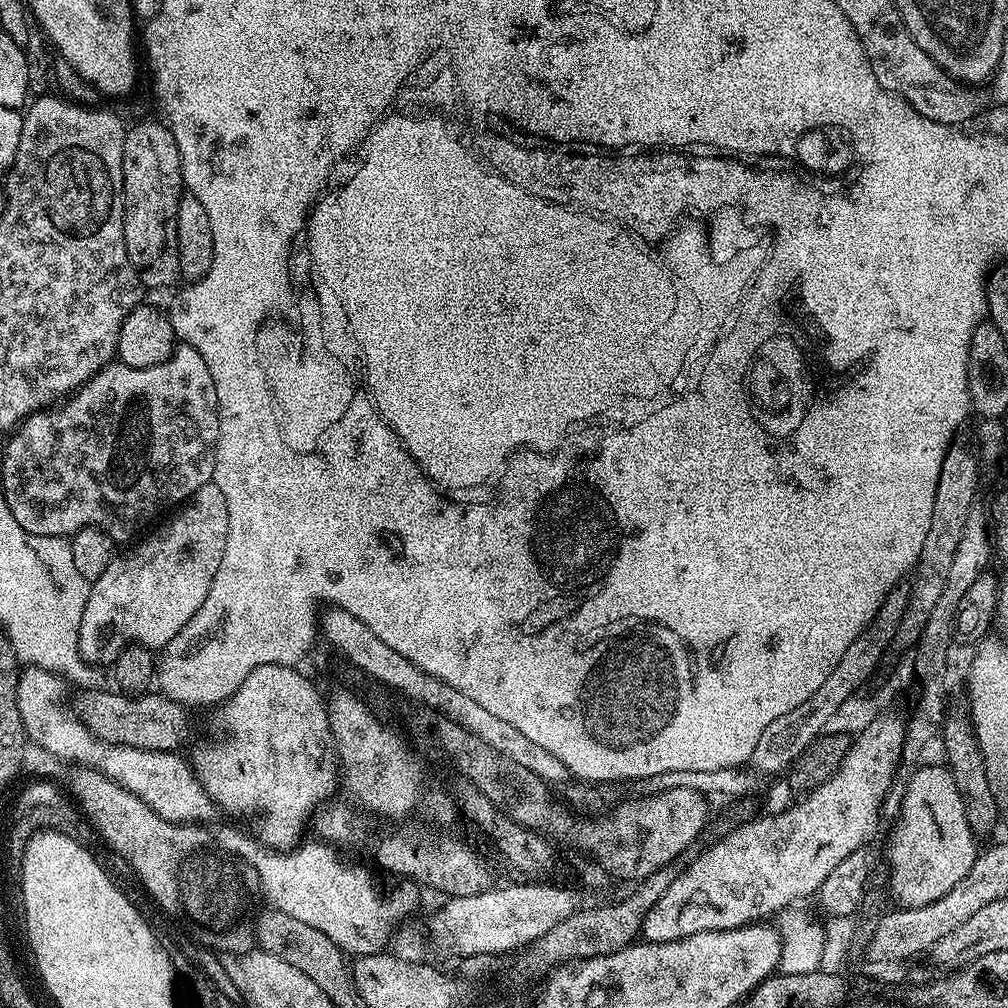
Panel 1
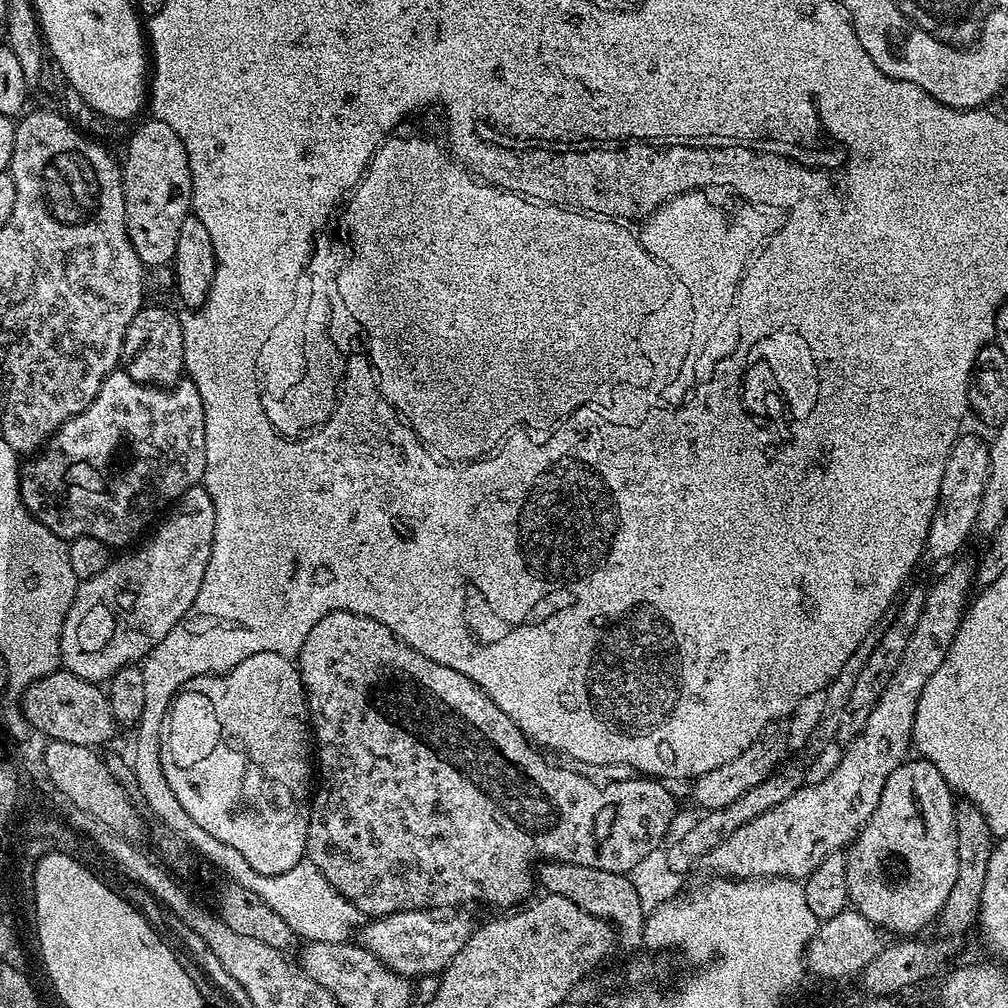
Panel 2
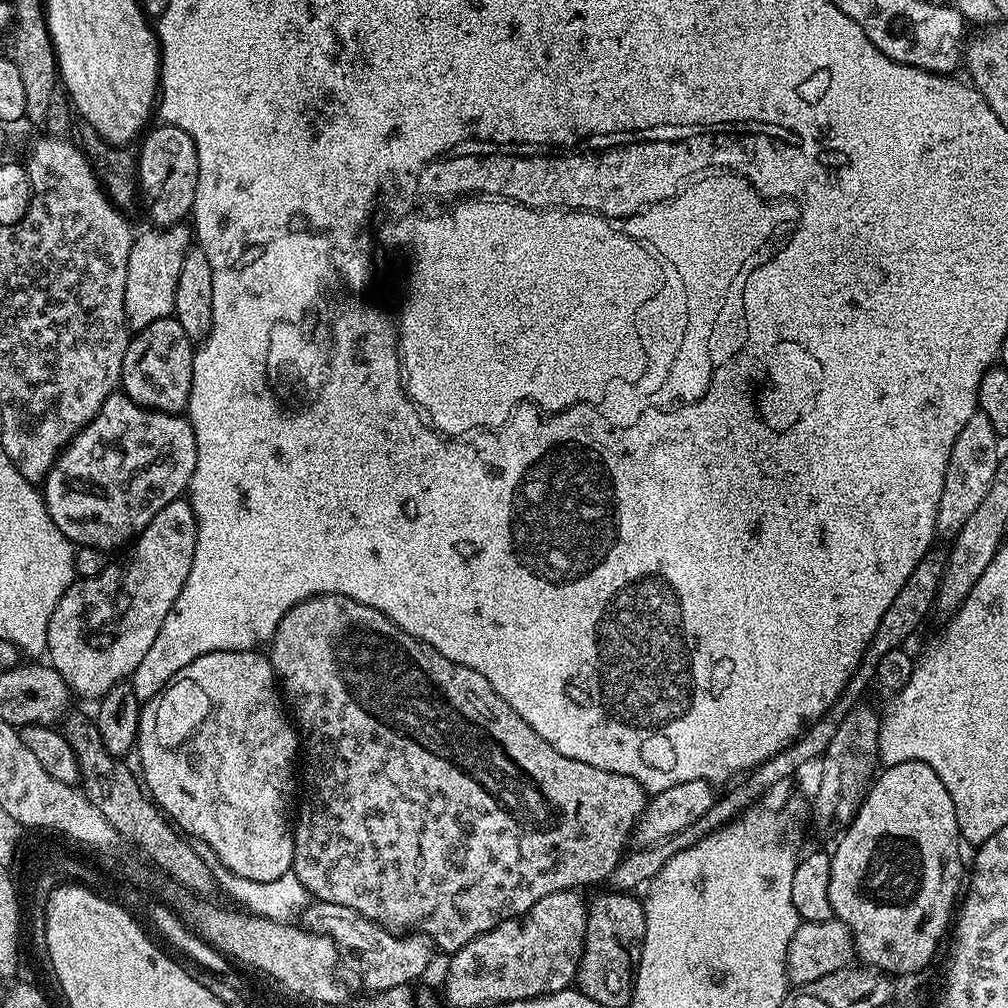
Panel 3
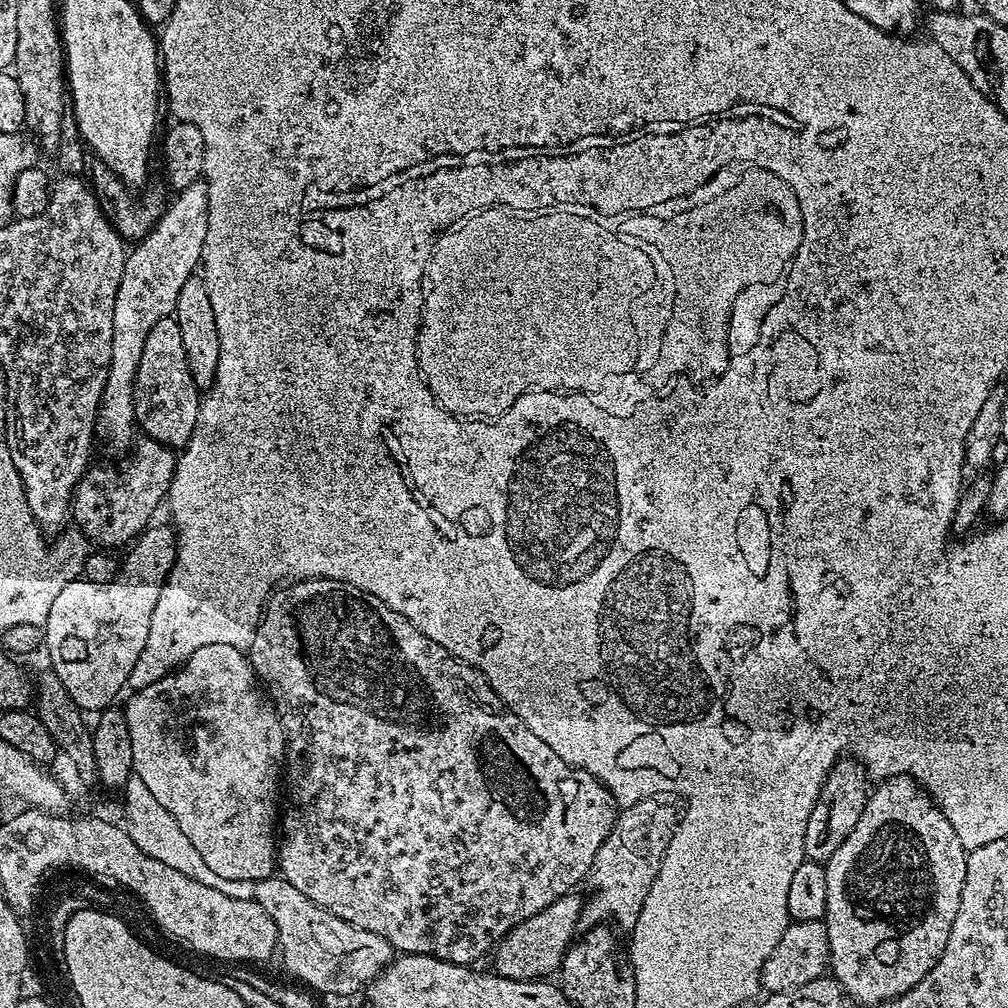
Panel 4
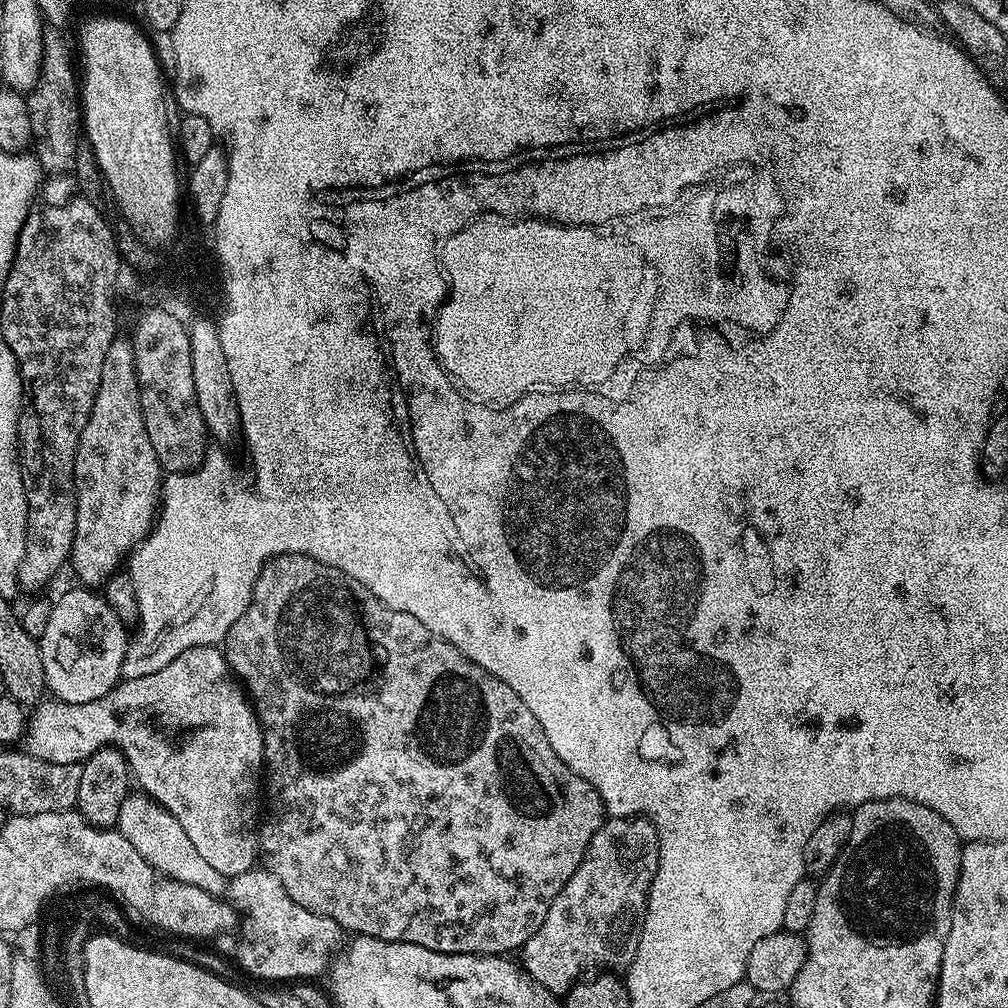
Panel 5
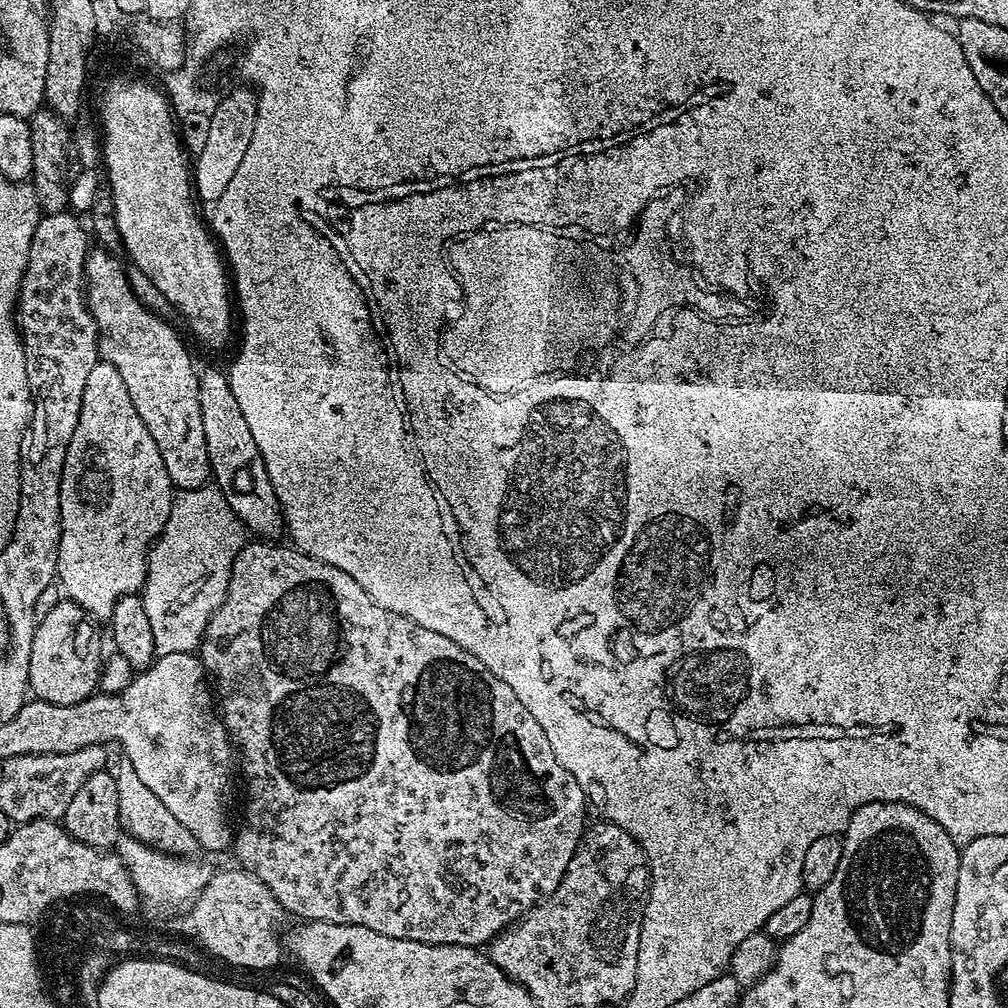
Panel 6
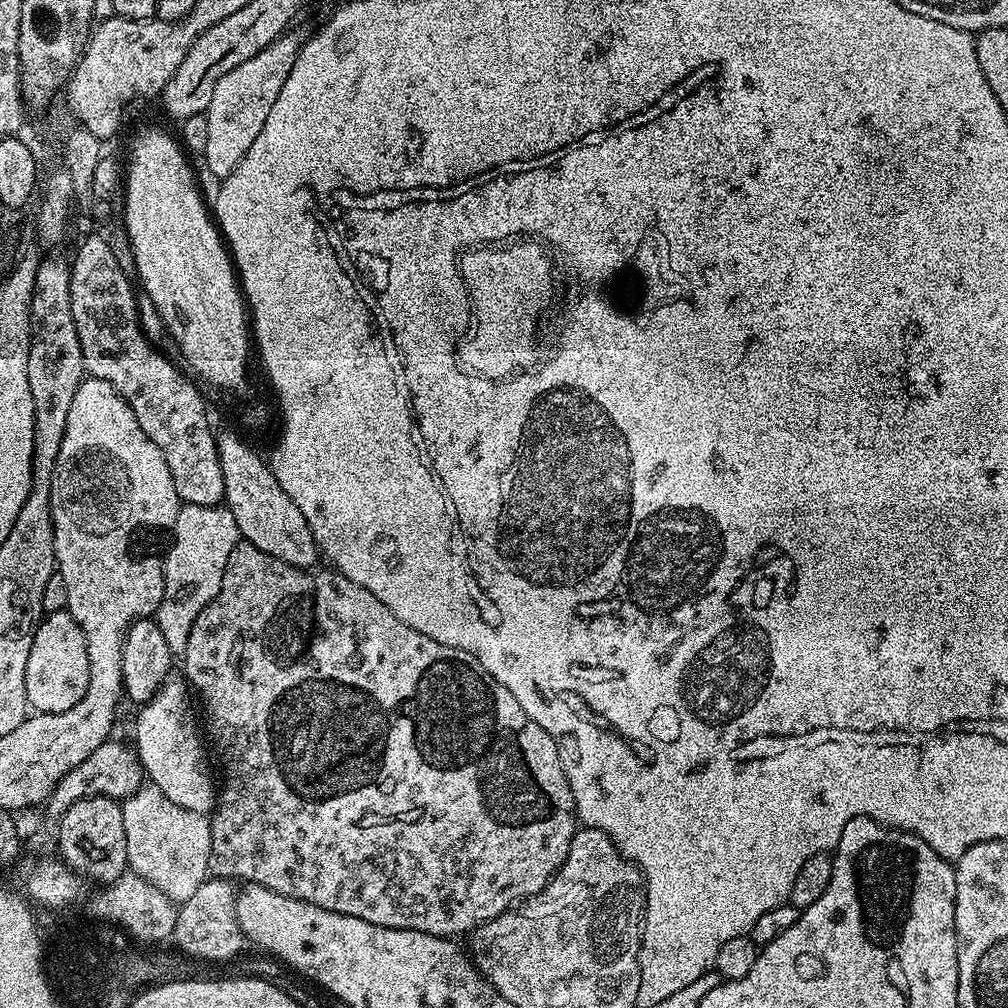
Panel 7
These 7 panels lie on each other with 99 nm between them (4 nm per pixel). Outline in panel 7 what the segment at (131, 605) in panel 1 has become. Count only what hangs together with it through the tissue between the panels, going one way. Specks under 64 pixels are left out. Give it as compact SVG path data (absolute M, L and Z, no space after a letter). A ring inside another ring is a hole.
M67 610L50 612L41 619L34 634L34 646L30 646L30 658L26 658L26 698L29 705L40 714L59 714L70 710L86 694L90 682L90 658L86 654L86 638Z

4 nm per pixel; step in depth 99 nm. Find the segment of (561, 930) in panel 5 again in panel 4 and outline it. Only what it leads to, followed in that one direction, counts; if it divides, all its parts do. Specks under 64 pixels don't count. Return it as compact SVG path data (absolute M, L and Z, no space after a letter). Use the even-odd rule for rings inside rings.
M655 795L627 805L617 815L616 825L606 842L602 842L592 863L593 869L608 869L600 873L597 871L591 877L593 886L597 888L592 900L590 896L591 907L593 904L604 912L612 911L611 923L621 924L624 930L630 930L638 922L638 914L642 914L642 902L646 902L646 894L650 894L650 886L654 886L654 878L658 878L670 838L674 838L676 833L678 819L671 802L671 799Z

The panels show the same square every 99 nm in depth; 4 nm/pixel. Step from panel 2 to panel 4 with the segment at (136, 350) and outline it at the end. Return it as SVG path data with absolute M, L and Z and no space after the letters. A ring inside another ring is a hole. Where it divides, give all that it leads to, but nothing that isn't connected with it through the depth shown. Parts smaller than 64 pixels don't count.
M172 316L162 318L154 326L154 330L150 330L146 338L146 347L142 350L142 362L138 362L138 374L134 382L134 414L139 431L147 439L157 440L170 449L187 448L194 434L194 422L198 422L201 399L201 389L197 388L194 378L190 378L186 362L186 346L182 346L182 334L178 331L178 322Z

